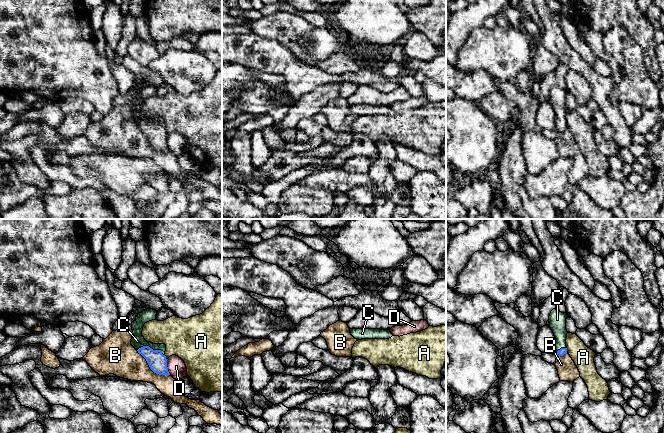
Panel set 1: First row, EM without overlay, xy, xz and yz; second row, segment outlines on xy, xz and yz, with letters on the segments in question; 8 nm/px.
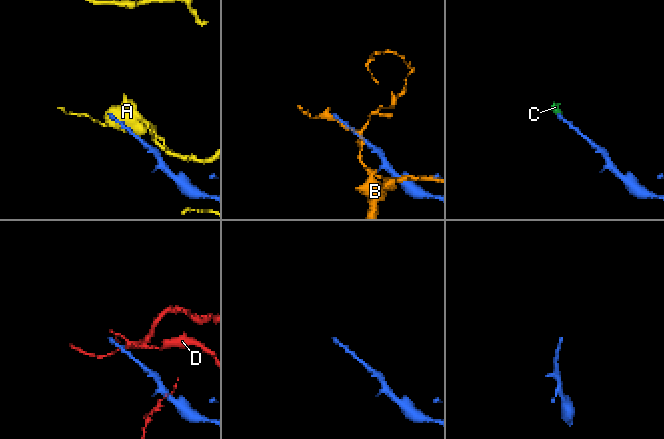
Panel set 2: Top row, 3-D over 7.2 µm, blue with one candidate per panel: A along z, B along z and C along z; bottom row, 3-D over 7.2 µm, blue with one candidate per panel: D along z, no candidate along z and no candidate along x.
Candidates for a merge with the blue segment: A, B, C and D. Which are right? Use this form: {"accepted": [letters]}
{"accepted": ["C"]}

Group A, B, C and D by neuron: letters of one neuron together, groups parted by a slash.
A / B / C / D

